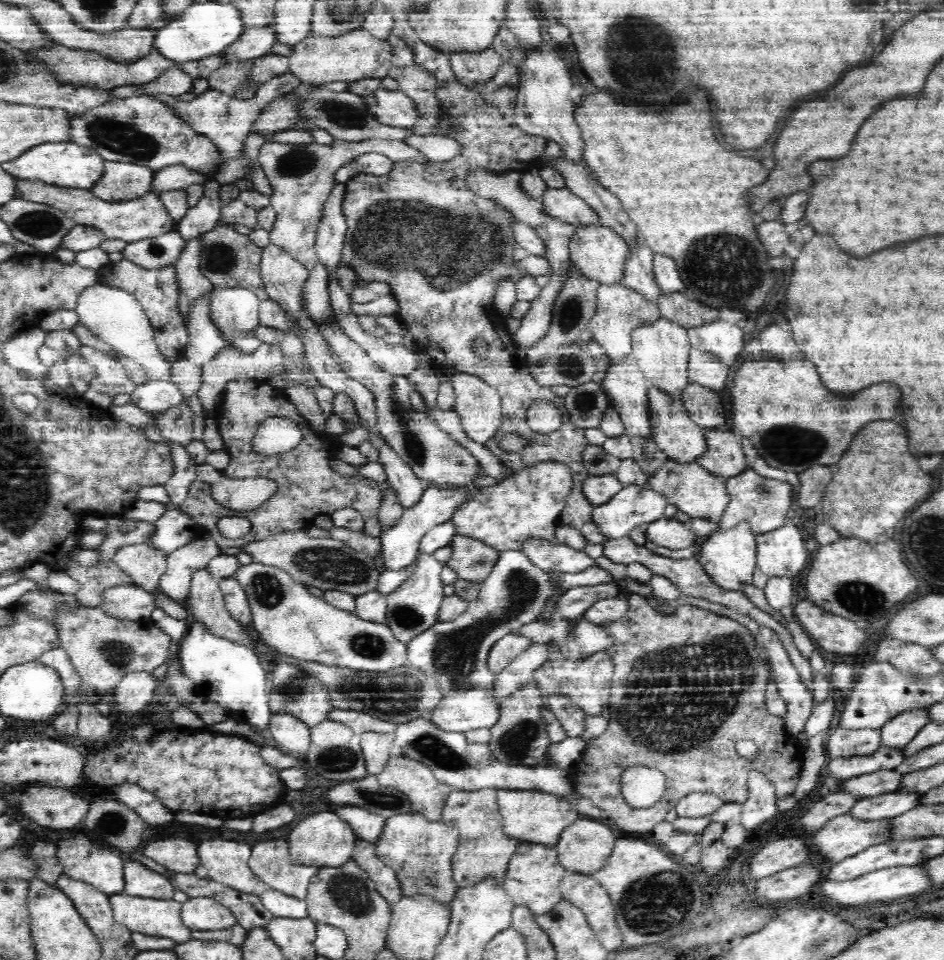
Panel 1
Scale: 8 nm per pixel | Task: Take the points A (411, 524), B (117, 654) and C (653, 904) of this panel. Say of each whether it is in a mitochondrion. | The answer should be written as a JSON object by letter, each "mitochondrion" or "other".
{"A":"other","B":"mitochondrion","C":"mitochondrion"}

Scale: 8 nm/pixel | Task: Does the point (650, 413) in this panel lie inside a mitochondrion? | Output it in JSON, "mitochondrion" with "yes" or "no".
{"mitochondrion":"no"}

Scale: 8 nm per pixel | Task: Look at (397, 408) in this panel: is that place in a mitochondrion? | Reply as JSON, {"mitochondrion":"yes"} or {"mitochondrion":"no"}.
{"mitochondrion":"yes"}

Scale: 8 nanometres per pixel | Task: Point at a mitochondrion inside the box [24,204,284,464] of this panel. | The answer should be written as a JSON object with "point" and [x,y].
{"point":[221,258]}

